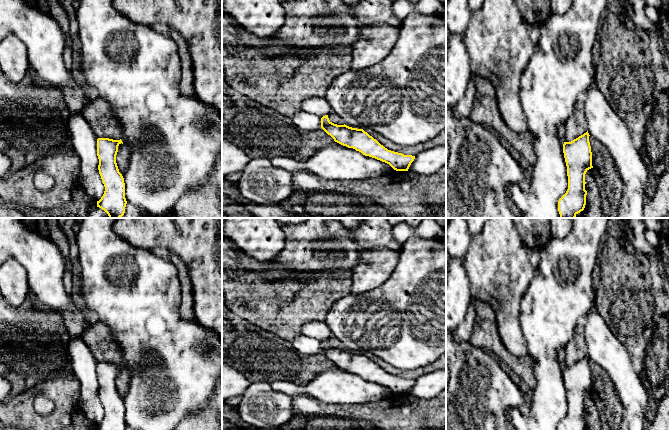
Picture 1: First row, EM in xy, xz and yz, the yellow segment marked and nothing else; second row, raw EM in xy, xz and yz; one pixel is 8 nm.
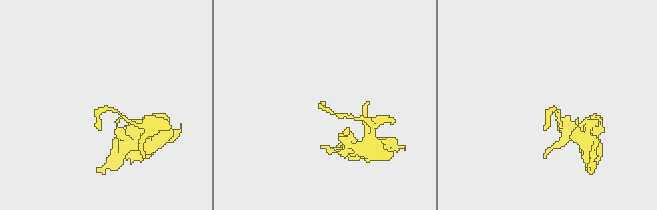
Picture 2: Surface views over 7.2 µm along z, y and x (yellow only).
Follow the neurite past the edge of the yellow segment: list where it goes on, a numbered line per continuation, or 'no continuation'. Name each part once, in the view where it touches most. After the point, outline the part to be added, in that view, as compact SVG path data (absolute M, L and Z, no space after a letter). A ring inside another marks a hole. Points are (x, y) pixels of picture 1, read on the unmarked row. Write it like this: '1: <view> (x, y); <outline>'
no continuation

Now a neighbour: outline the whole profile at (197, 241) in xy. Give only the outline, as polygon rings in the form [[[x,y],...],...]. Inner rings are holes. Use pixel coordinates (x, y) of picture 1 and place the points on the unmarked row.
[[[117,218],[113,224],[113,230],[120,237],[127,240],[135,247],[154,251],[161,247],[179,256],[179,258],[187,265],[193,286],[194,313],[197,321],[204,327],[214,330],[222,339],[222,218]]]

